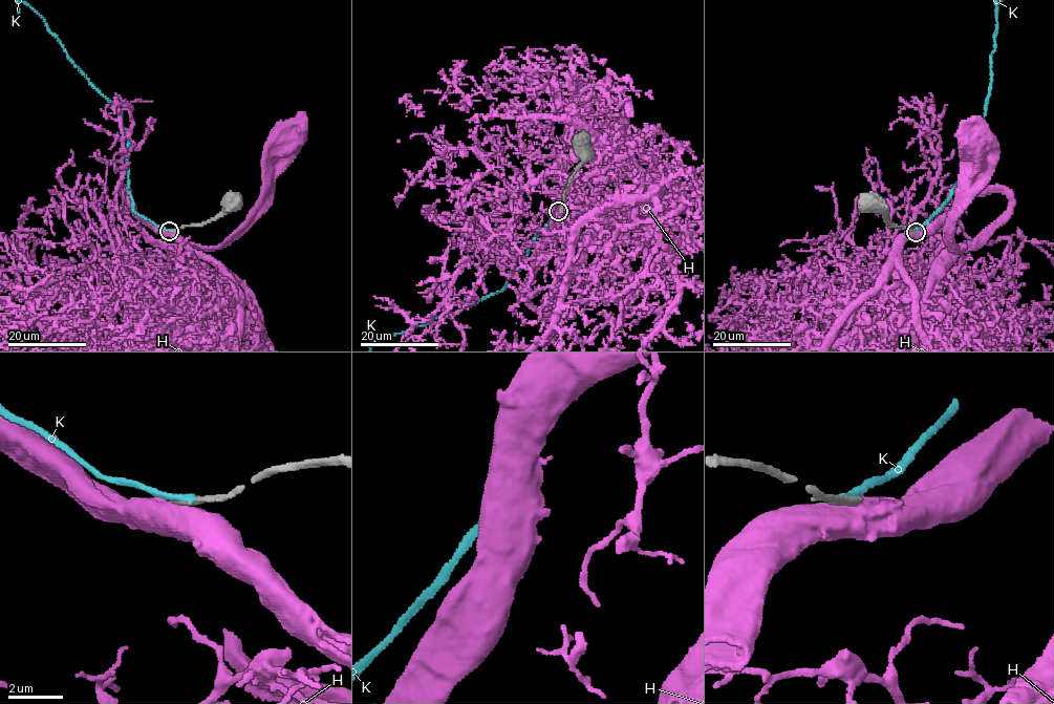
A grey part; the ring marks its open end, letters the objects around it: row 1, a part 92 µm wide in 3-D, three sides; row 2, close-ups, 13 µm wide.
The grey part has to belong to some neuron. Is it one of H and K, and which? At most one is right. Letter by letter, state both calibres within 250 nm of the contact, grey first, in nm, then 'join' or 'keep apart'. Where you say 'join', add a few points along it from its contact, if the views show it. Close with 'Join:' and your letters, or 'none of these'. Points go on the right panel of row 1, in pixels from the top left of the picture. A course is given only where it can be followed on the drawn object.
H: 440/950 nm | keep apart
K: 460/320 nm | keep apart
Join: none of these

